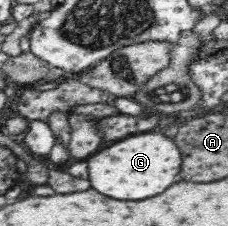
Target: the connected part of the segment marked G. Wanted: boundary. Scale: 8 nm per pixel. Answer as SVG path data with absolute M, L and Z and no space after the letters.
M146 132L128 136L114 146L94 154L88 158L88 172L90 184L94 190L102 192L104 196L116 200L144 200L156 194L162 194L168 186L176 182L180 172L180 150L176 148L174 140L166 138L164 134Z

